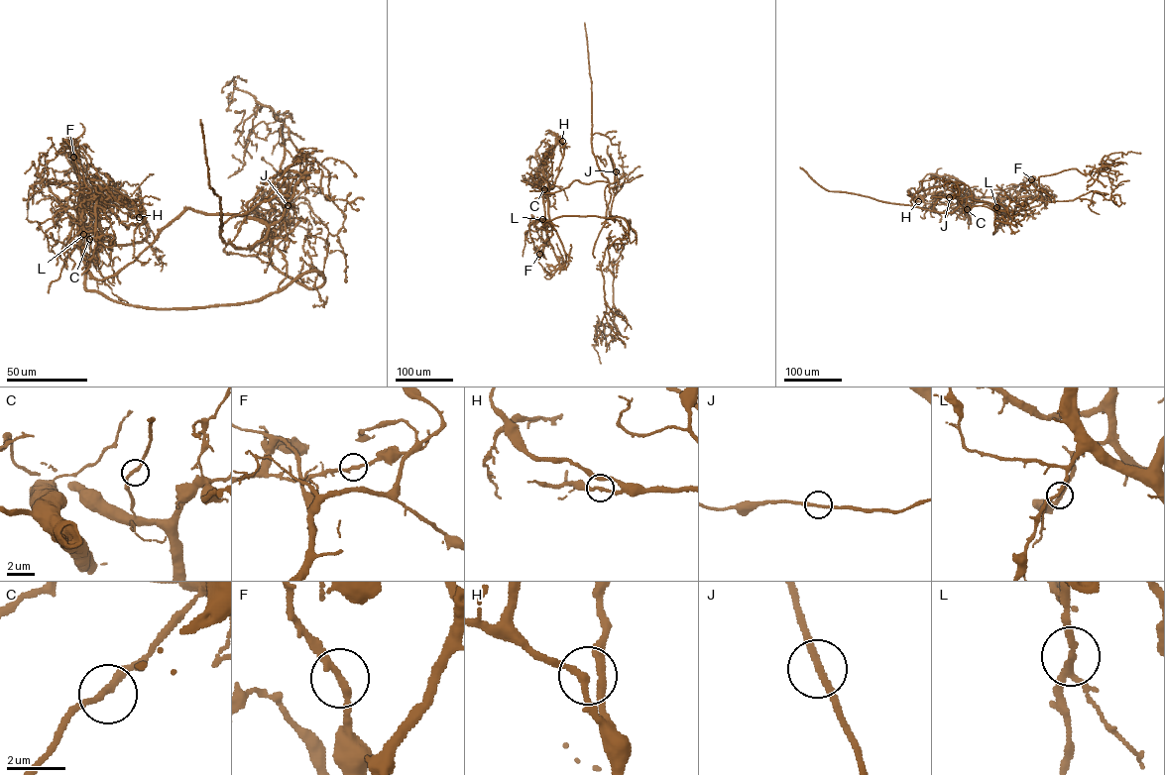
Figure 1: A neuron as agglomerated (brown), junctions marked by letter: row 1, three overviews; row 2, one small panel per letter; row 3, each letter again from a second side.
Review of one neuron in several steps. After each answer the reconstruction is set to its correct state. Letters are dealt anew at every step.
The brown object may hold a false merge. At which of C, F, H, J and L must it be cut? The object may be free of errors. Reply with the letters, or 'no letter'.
F

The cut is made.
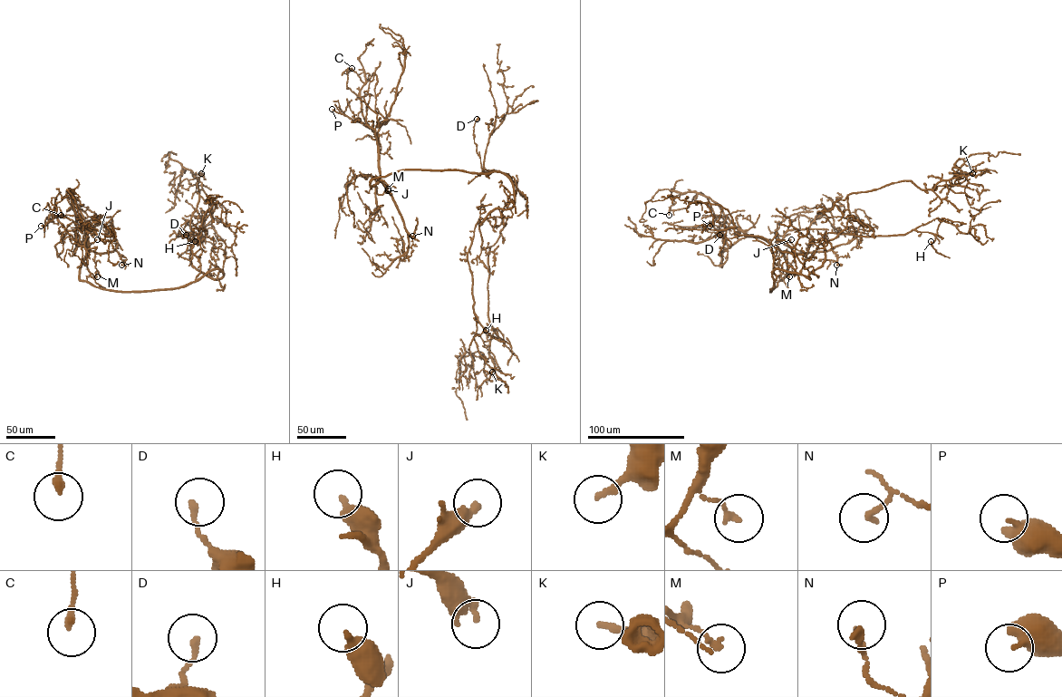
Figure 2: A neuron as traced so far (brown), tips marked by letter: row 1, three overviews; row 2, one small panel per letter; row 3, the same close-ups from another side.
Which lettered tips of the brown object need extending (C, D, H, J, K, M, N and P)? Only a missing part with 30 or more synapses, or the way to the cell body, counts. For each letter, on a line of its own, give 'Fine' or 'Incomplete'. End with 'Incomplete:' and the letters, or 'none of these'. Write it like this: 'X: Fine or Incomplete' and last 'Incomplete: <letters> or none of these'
C: Fine
D: Fine
H: Fine
J: Fine
K: Fine
M: Fine
N: Fine
P: Fine
Incomplete: none of these

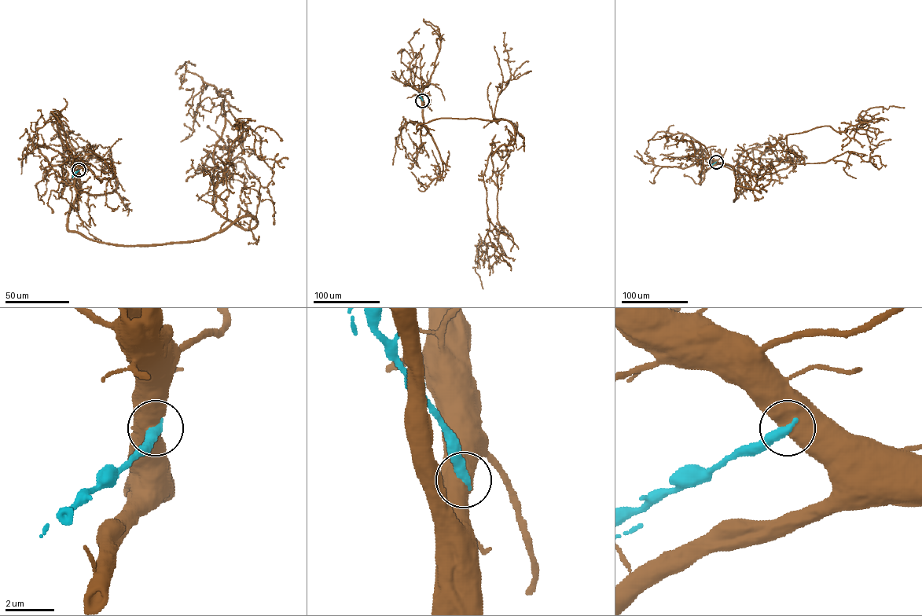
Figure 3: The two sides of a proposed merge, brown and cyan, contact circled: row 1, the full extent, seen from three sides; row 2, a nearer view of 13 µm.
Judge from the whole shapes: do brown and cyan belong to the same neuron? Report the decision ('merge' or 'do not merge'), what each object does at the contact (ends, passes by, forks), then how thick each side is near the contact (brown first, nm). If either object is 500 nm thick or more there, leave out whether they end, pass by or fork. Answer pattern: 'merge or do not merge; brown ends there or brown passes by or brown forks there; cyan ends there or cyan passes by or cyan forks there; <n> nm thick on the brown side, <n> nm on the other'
do not merge; 1000 nm thick on the brown side, 420 nm on the other

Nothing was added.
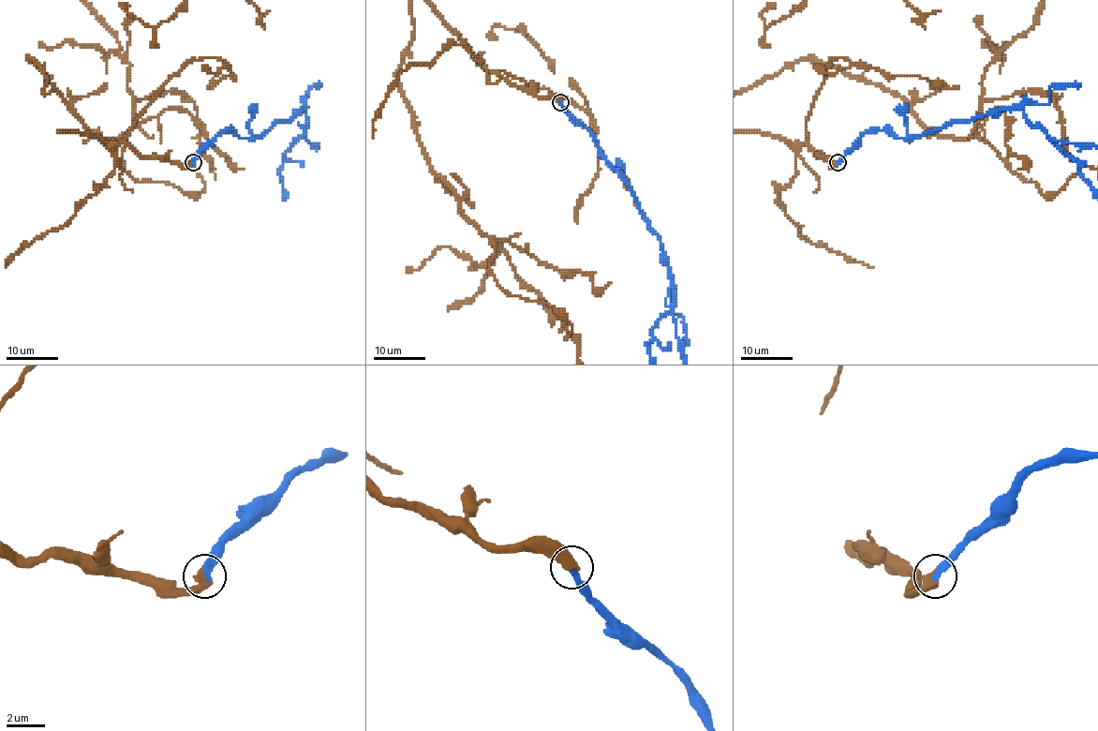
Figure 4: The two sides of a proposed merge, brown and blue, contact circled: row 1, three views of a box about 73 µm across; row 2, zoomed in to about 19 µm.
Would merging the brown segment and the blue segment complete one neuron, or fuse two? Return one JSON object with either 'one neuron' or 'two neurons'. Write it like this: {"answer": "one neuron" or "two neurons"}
{"answer": "one neuron"}

